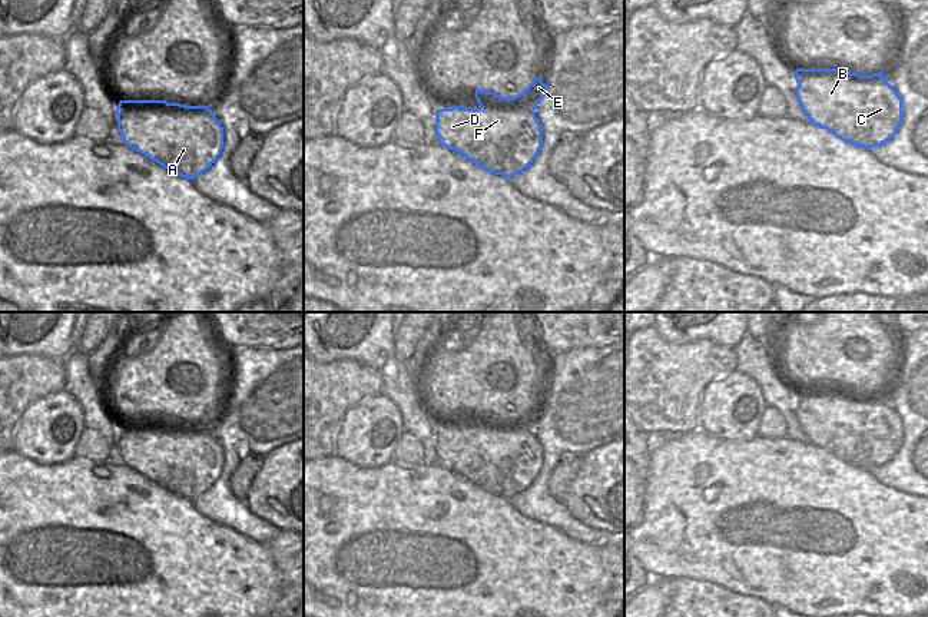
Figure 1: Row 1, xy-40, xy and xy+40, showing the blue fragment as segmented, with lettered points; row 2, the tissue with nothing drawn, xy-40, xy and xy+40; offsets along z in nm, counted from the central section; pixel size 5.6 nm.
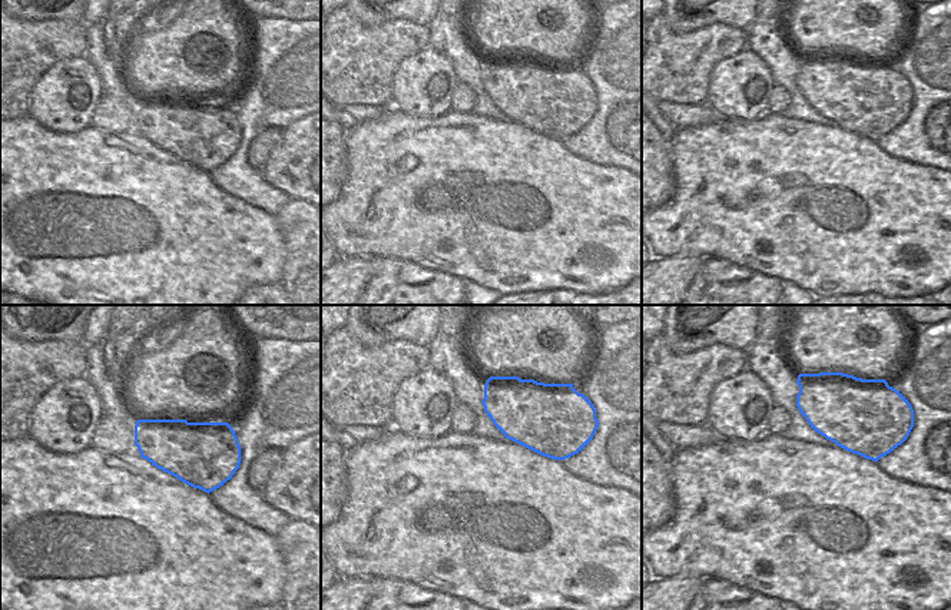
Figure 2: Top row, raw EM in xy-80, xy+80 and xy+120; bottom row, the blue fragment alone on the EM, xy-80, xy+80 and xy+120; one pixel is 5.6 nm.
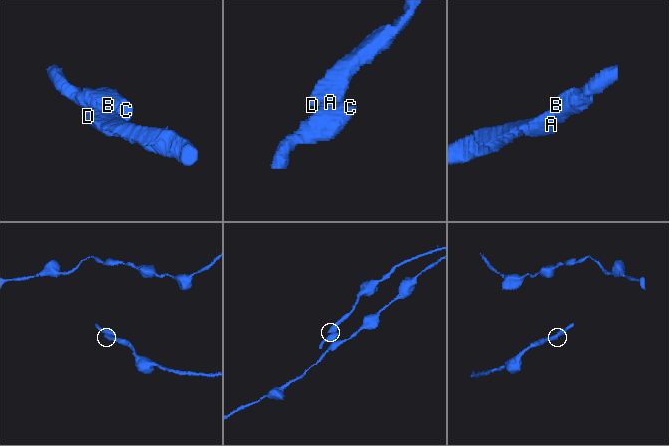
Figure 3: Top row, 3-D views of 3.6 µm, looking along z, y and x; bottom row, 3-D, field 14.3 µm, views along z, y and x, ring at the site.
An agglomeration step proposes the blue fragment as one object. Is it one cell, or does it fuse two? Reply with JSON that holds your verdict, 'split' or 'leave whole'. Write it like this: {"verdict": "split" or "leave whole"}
{"verdict": "leave whole"}

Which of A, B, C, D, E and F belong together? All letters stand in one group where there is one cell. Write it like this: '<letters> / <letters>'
A B C D E F

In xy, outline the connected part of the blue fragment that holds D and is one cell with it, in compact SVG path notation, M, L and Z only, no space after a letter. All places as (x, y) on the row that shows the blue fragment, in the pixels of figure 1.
M540 77L514 97L475 89L478 109L435 112L438 143L494 175L511 178L527 169L541 147L534 110L546 90Z

